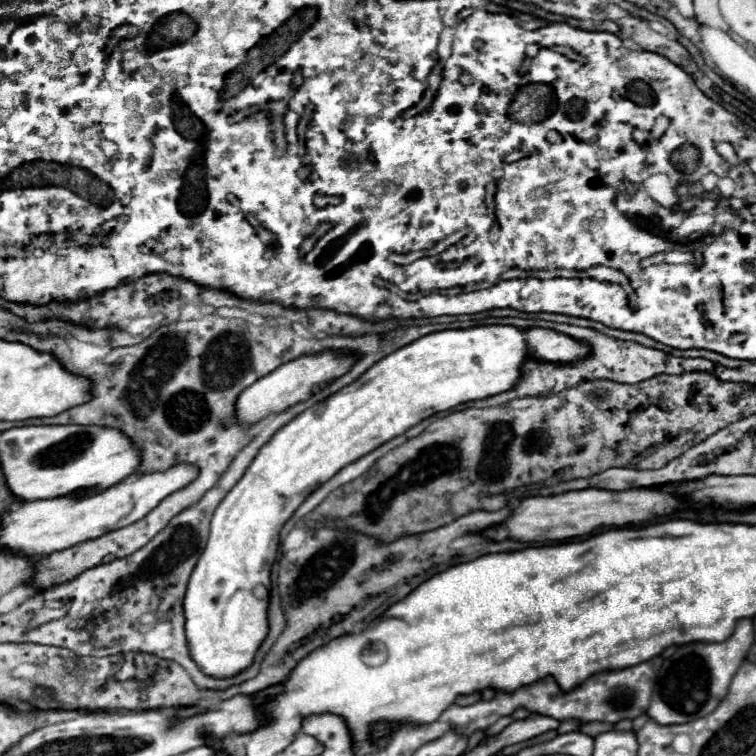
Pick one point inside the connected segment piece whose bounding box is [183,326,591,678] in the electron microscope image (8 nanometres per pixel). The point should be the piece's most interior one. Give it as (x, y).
(226, 622)

